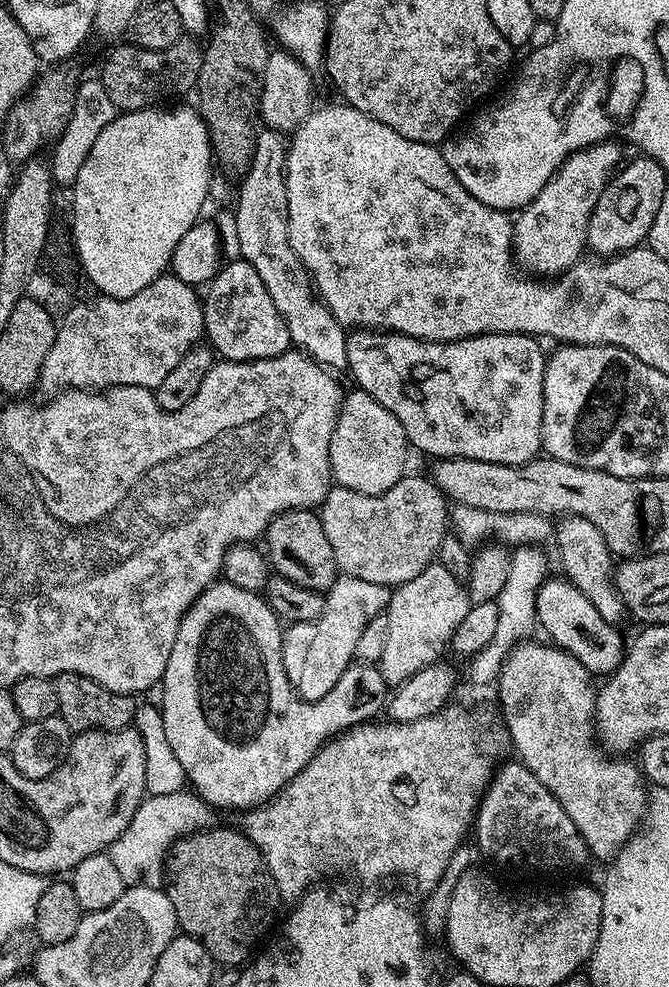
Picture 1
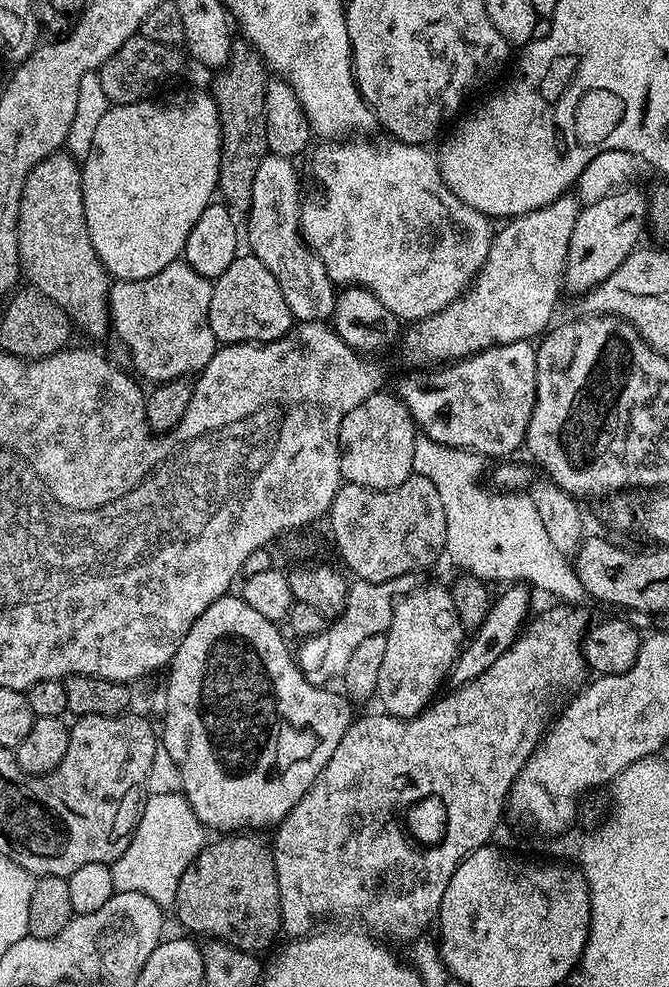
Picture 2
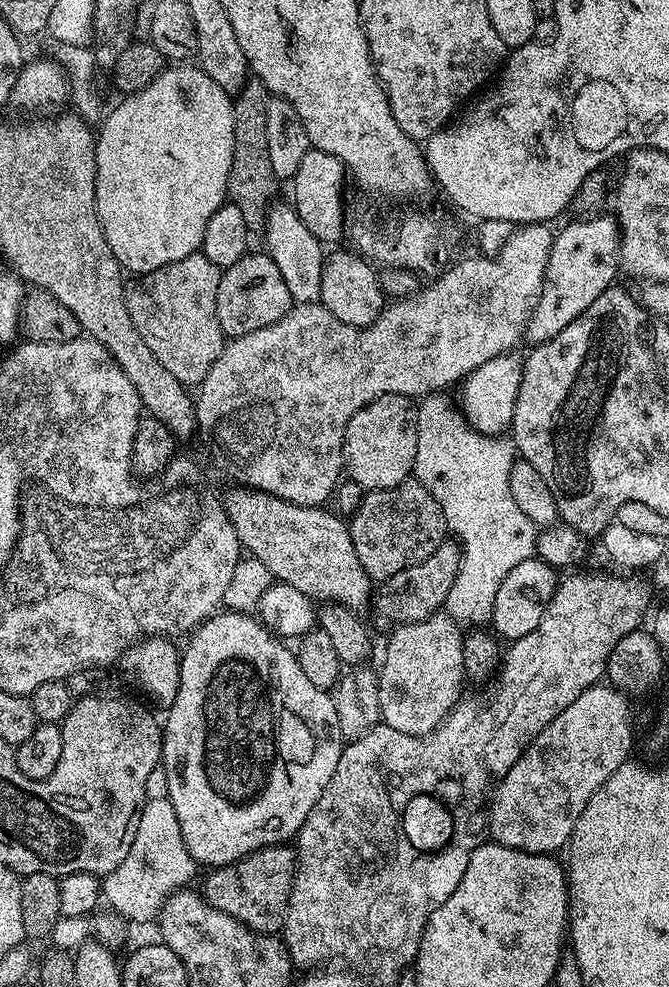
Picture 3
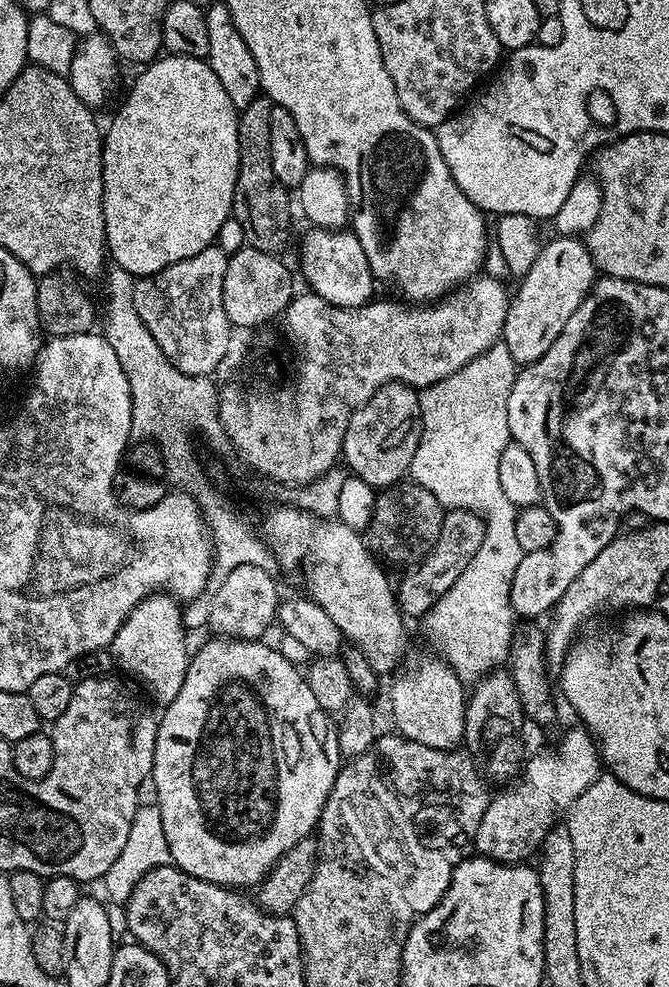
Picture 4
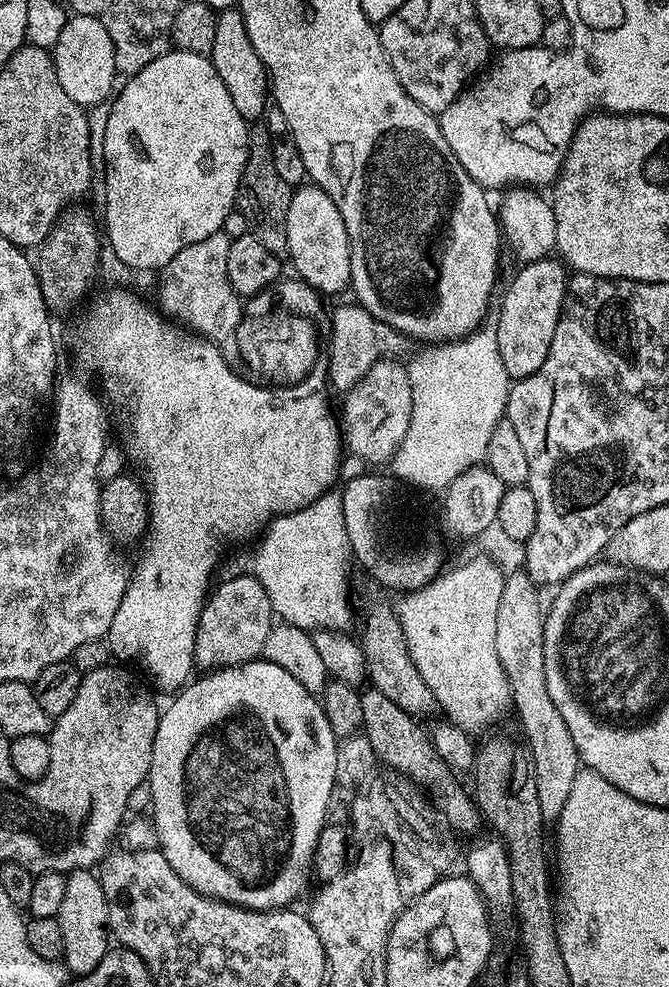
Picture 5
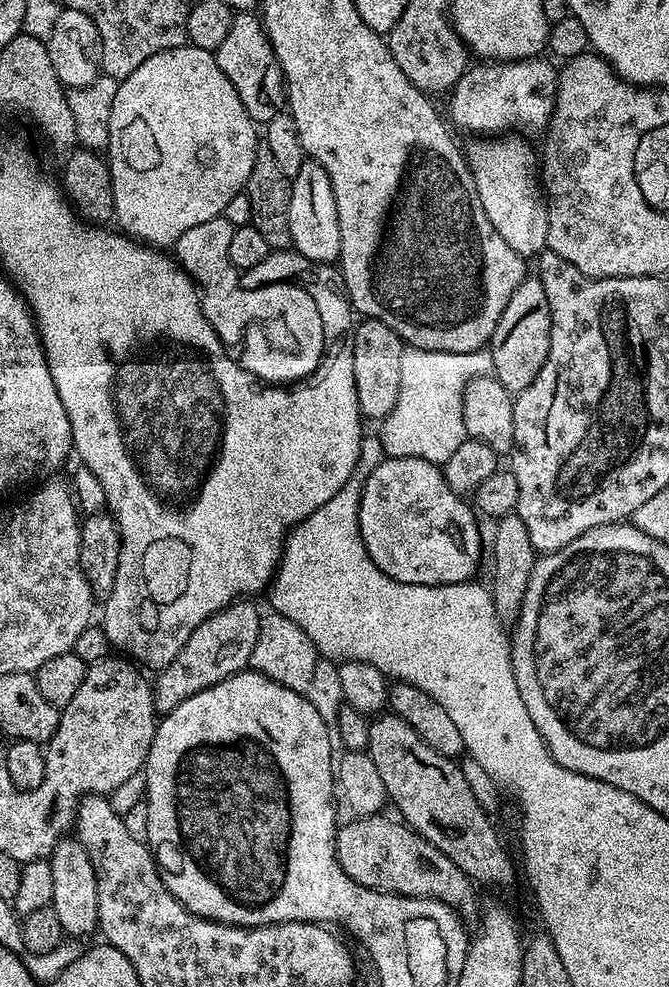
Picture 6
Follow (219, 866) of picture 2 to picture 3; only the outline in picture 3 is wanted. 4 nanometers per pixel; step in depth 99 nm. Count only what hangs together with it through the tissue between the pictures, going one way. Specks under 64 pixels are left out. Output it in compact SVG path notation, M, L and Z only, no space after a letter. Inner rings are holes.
M269 844L266 848L259 848L257 852L243 856L238 862L211 869L207 873L209 876L204 880L204 888L202 887L204 901L210 906L222 910L222 914L230 914L230 918L244 924L252 932L279 933L284 927L284 911L294 886L296 865L296 854L291 847Z

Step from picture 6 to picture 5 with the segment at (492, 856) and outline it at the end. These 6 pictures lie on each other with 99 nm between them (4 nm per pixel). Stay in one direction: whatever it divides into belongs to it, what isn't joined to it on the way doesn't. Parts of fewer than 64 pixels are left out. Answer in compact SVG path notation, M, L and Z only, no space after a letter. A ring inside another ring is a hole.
M368 686L360 692L360 697L362 698L362 722L364 723L362 734L370 738L370 746L374 746L377 761L381 765L385 764L385 769L400 773L412 784L426 790L435 811L437 813L440 811L444 815L445 822L449 824L445 825L453 833L478 831L480 824L482 825L482 817L475 799L470 795L469 789L467 792L456 781L459 779L454 775L452 769L446 766L446 762L442 762L438 750L434 750L431 735L426 728L424 732L423 726L420 725L423 723L417 717L406 714L402 706L394 706L394 702L390 702L390 698L382 694L382 690Z

